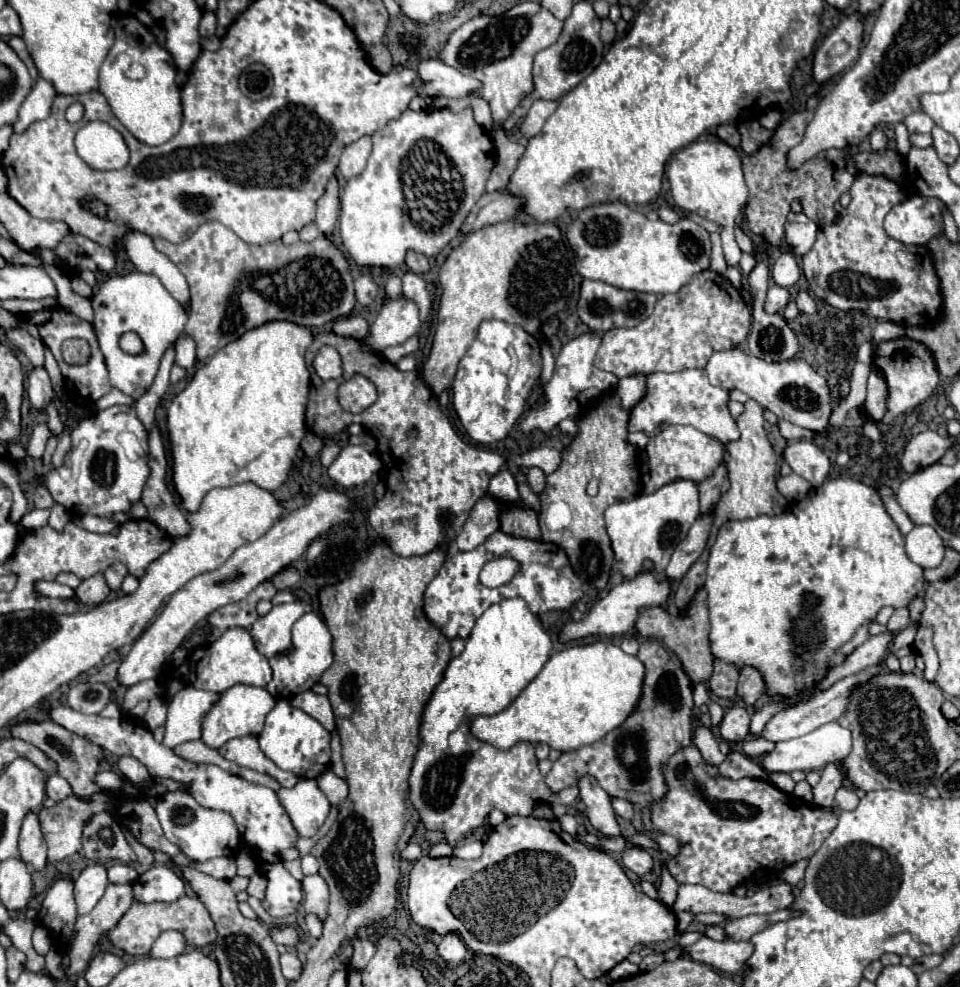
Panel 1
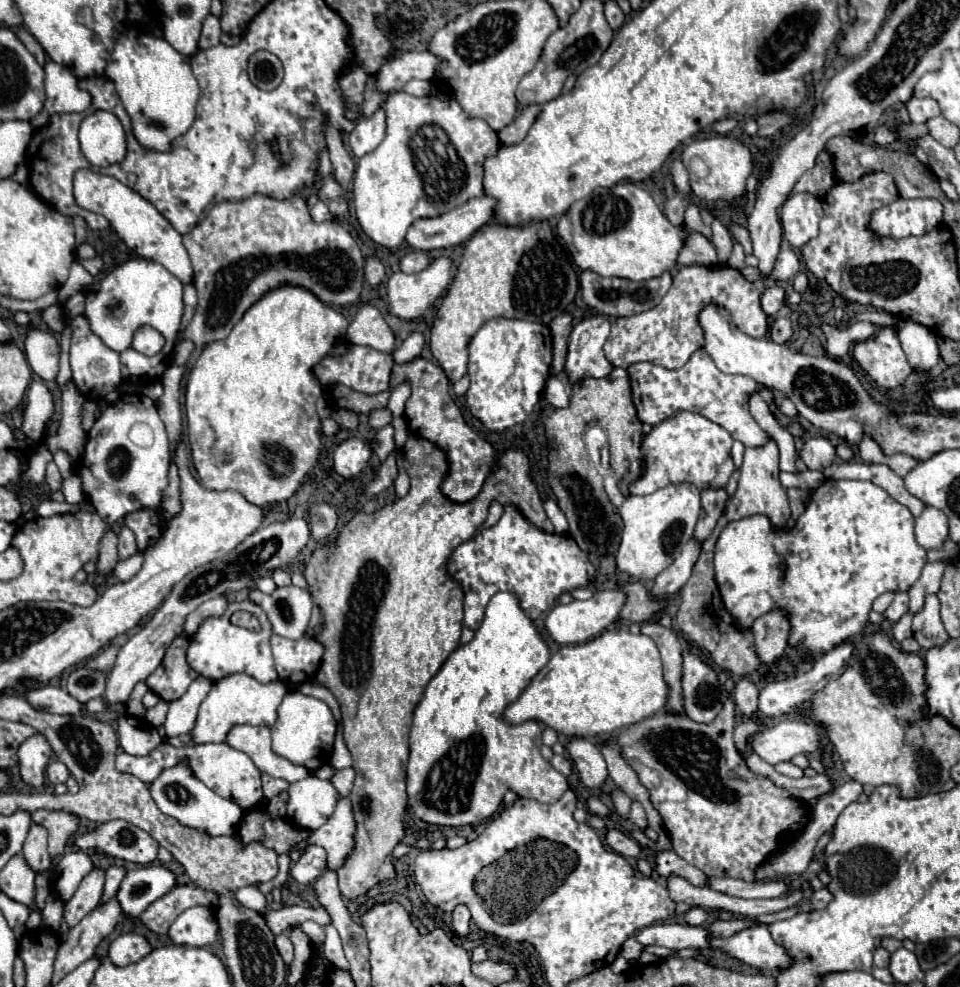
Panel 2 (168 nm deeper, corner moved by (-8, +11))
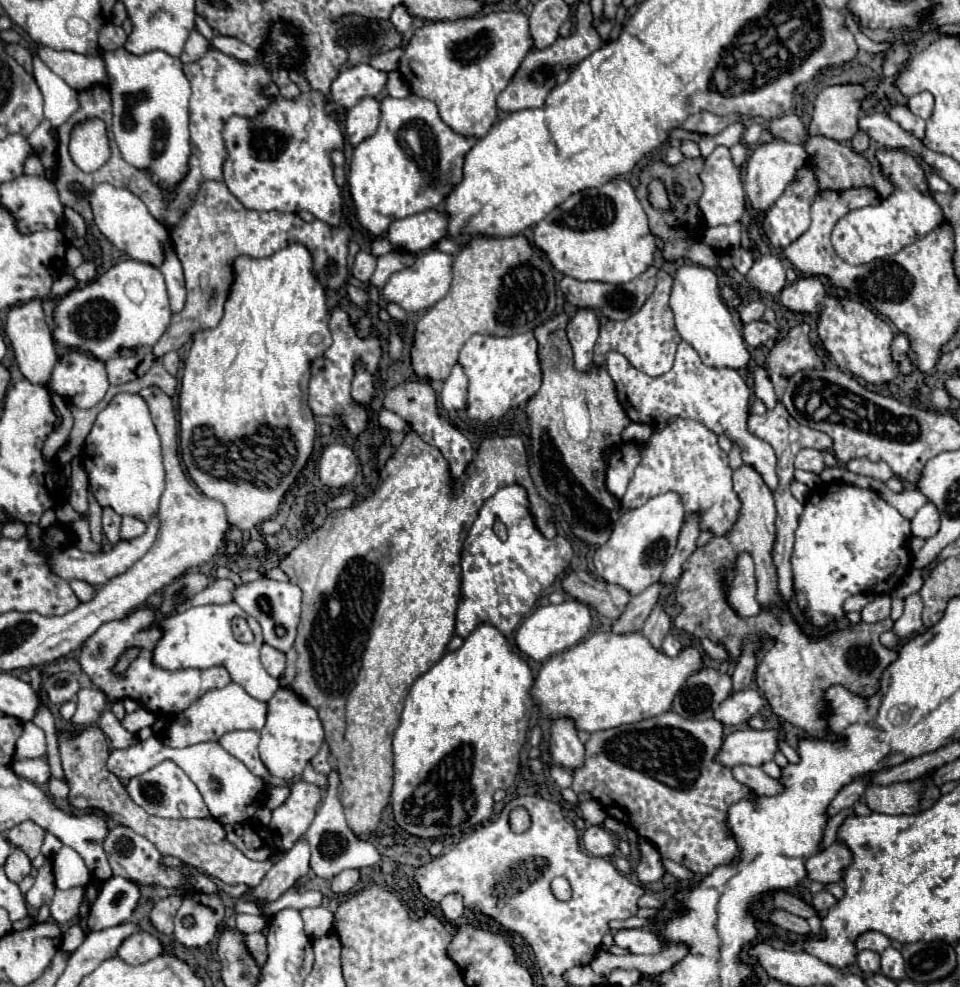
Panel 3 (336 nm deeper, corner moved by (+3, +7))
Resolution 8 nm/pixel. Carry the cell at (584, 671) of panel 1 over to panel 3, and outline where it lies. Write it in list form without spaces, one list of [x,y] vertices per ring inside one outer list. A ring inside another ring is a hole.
[[[598,632],[598,634],[592,634],[588,640],[576,644],[574,648],[552,656],[540,668],[530,694],[544,716],[550,716],[550,718],[558,714],[568,716],[576,722],[578,730],[596,732],[596,730],[616,728],[622,724],[634,724],[634,722],[668,712],[672,708],[674,696],[684,686],[684,682],[690,676],[698,674],[702,668],[704,668],[704,658],[696,648],[682,648],[678,656],[670,658],[662,650],[654,648],[648,642],[648,638],[644,638],[640,632],[632,632],[632,634]]]

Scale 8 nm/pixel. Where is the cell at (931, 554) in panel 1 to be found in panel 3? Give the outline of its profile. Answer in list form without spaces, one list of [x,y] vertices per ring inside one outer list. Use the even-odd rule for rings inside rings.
[[[926,502],[912,518],[912,534],[920,538],[930,538],[940,528],[940,514],[932,502]]]

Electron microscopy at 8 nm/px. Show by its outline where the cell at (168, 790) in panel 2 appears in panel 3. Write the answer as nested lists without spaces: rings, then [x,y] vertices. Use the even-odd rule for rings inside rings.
[[[164,760],[158,766],[150,768],[148,772],[130,778],[126,784],[126,792],[140,808],[144,808],[152,816],[160,816],[160,818],[210,818],[210,812],[208,812],[198,788],[172,760]]]

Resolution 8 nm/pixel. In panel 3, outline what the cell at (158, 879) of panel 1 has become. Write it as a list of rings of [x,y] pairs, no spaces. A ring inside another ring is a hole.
[[[112,876],[102,884],[102,890],[86,918],[86,926],[90,930],[106,930],[118,926],[120,922],[130,920],[138,900],[140,888],[134,882]]]

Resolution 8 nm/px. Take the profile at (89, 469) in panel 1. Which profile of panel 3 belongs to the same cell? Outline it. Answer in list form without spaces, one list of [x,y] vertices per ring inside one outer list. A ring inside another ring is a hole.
[[[120,392],[98,414],[86,438],[82,464],[90,478],[88,486],[102,508],[110,506],[120,516],[134,516],[142,522],[148,522],[158,512],[158,502],[164,492],[160,438],[152,424],[148,404],[140,394]]]

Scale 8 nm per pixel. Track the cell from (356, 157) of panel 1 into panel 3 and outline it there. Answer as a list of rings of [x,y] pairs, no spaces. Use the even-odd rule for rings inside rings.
[[[362,98],[352,110],[346,114],[346,136],[352,146],[358,146],[364,138],[376,132],[380,122],[380,102],[376,98]]]

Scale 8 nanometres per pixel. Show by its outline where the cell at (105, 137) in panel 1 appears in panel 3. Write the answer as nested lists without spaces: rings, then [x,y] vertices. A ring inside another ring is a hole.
[[[100,120],[74,126],[70,140],[70,156],[74,164],[84,172],[98,170],[108,160],[108,136],[106,126]]]

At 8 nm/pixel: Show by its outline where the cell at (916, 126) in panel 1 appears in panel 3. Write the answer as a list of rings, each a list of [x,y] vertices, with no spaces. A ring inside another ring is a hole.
[[[920,92],[920,94],[912,96],[912,98],[908,98],[908,108],[916,116],[928,120],[930,114],[932,114],[932,108],[934,108],[934,96],[930,92]]]

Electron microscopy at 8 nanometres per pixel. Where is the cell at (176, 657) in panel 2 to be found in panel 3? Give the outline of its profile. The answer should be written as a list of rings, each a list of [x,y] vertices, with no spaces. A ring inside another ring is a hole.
[[[142,606],[122,620],[106,622],[82,644],[82,648],[76,654],[76,660],[82,672],[92,680],[92,684],[98,690],[106,694],[110,702],[132,698],[146,710],[152,710],[154,714],[174,716],[174,714],[180,714],[180,710],[186,710],[192,702],[196,702],[196,698],[200,698],[208,690],[224,688],[230,684],[230,674],[224,666],[212,666],[206,670],[188,668],[188,670],[178,670],[178,672],[160,670],[152,666],[152,646],[160,640],[160,628],[154,626],[152,616],[156,616],[156,612],[152,608]],[[132,646],[138,646],[140,654],[136,656],[136,660],[128,666],[124,674],[116,674],[114,666],[118,658]]]

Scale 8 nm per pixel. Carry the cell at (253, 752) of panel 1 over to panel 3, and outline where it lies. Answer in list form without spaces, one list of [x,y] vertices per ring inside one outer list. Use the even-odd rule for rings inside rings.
[[[246,730],[246,732],[228,732],[220,738],[220,746],[230,752],[232,756],[236,756],[238,760],[242,760],[248,770],[252,770],[256,776],[264,778],[266,782],[274,784],[274,786],[282,786],[286,784],[284,780],[272,778],[266,770],[266,766],[262,764],[260,756],[258,756],[258,742],[260,742],[260,734],[256,730]]]

